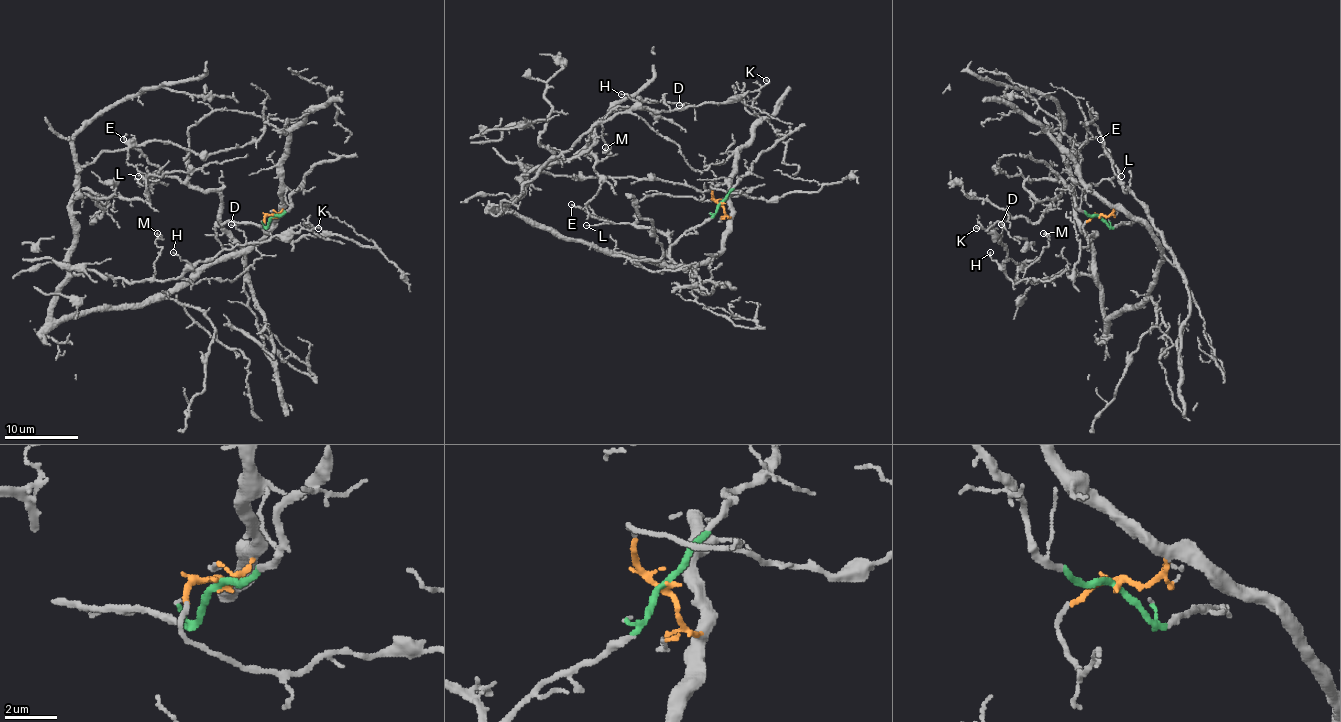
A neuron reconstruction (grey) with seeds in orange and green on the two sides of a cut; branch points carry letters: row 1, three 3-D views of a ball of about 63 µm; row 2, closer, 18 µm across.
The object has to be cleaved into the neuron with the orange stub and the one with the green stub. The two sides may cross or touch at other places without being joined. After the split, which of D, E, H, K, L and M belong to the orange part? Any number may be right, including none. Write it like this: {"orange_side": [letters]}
{"orange_side": ["D", "H", "K", "M"]}

